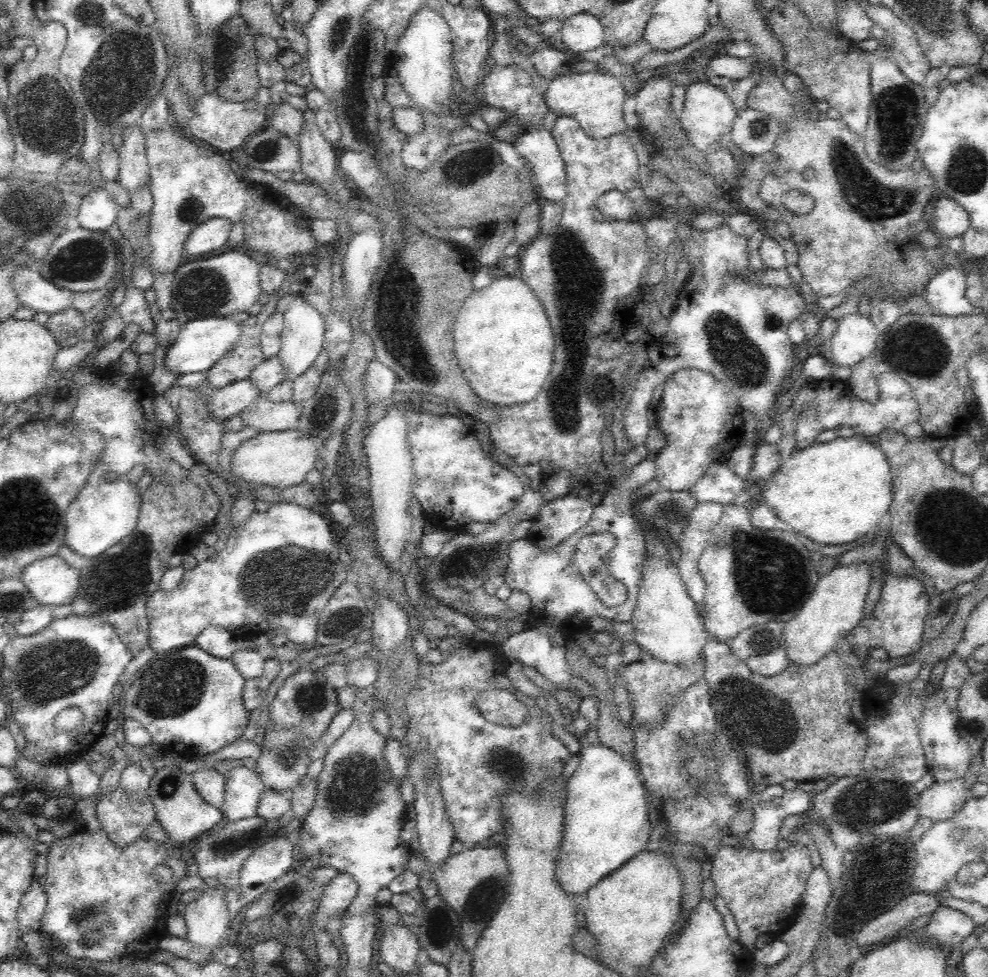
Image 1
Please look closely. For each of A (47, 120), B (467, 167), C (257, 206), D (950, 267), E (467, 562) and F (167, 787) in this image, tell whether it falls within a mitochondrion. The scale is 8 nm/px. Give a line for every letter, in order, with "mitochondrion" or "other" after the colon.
A: mitochondrion
B: mitochondrion
C: other
D: other
E: mitochondrion
F: mitochondrion

